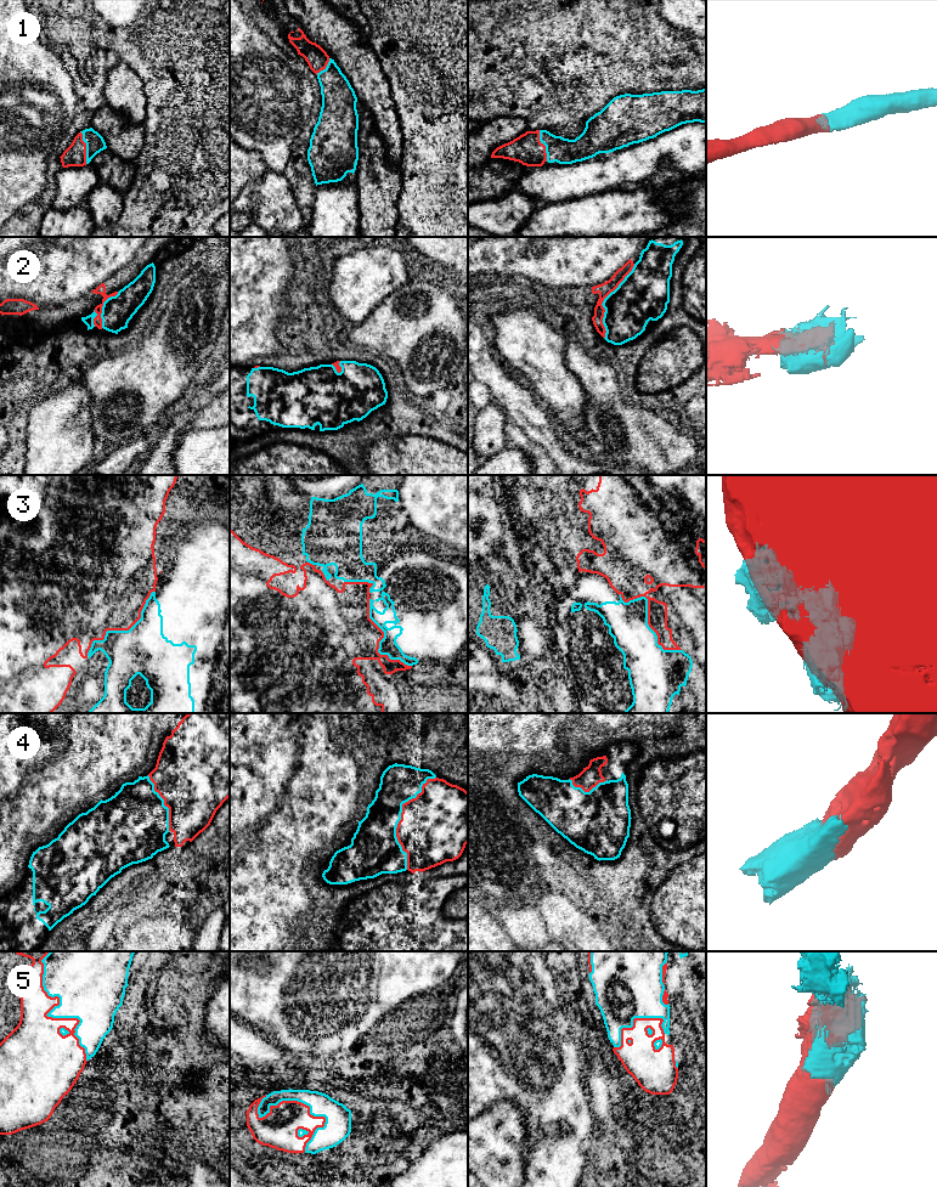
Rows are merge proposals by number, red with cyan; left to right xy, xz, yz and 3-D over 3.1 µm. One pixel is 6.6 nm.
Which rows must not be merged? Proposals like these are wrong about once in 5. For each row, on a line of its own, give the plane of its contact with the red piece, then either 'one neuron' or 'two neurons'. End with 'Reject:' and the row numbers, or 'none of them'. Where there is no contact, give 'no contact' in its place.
1: contact in yz; one neuron
2: contact in yz; one neuron
3: contact in yz; two neurons
4: contact in xz; one neuron
5: contact in xy; one neuron
Reject: 3

